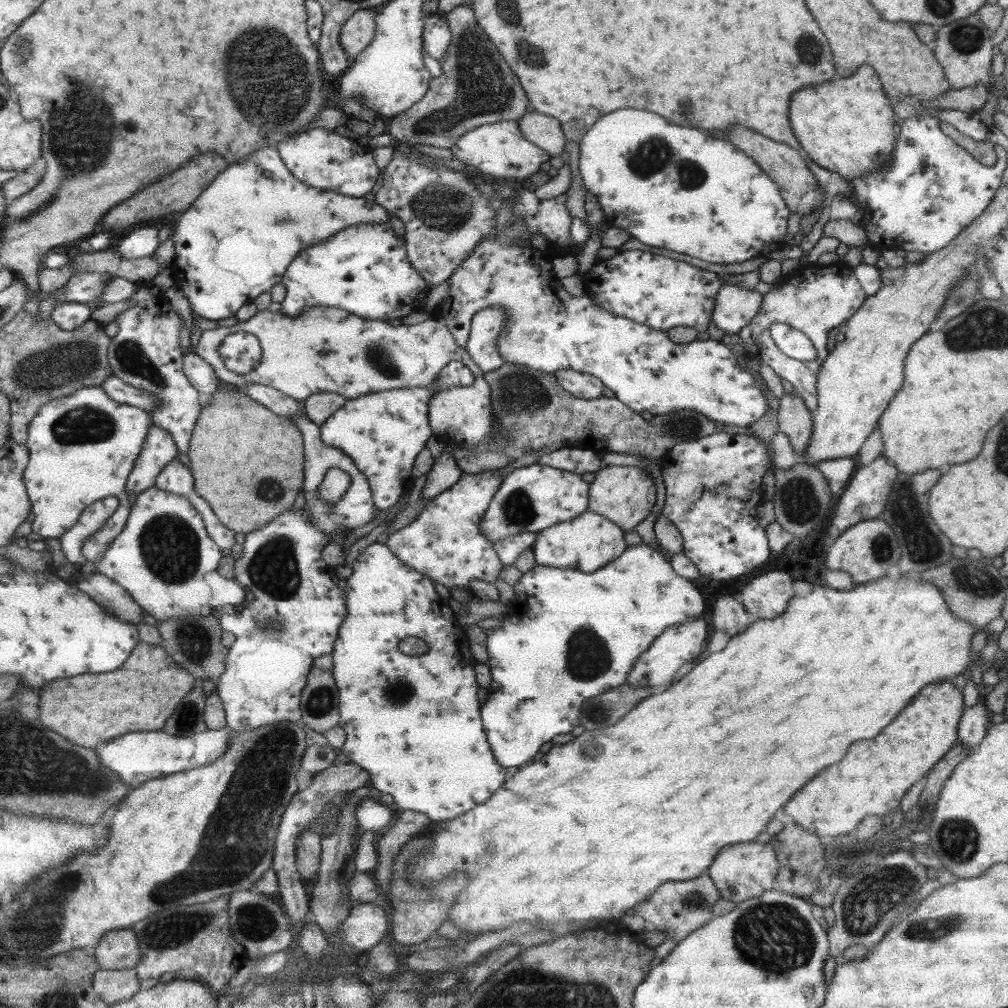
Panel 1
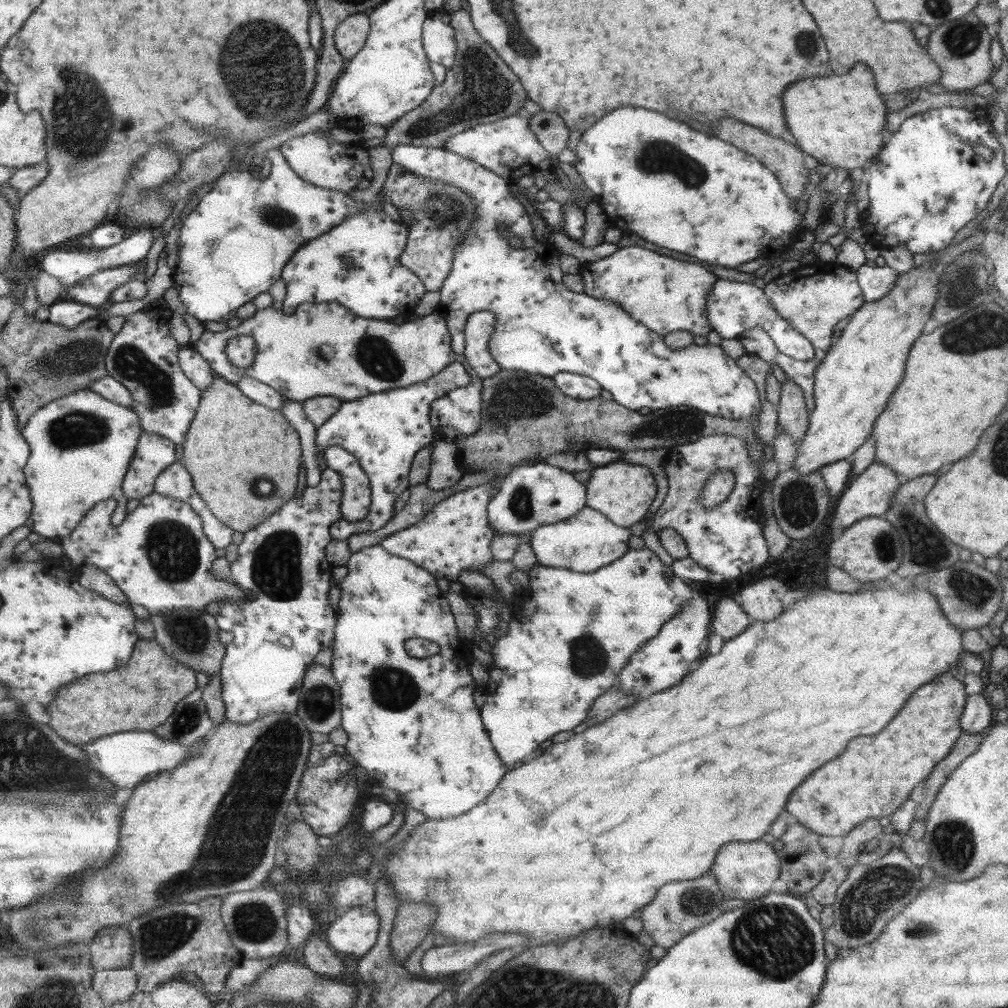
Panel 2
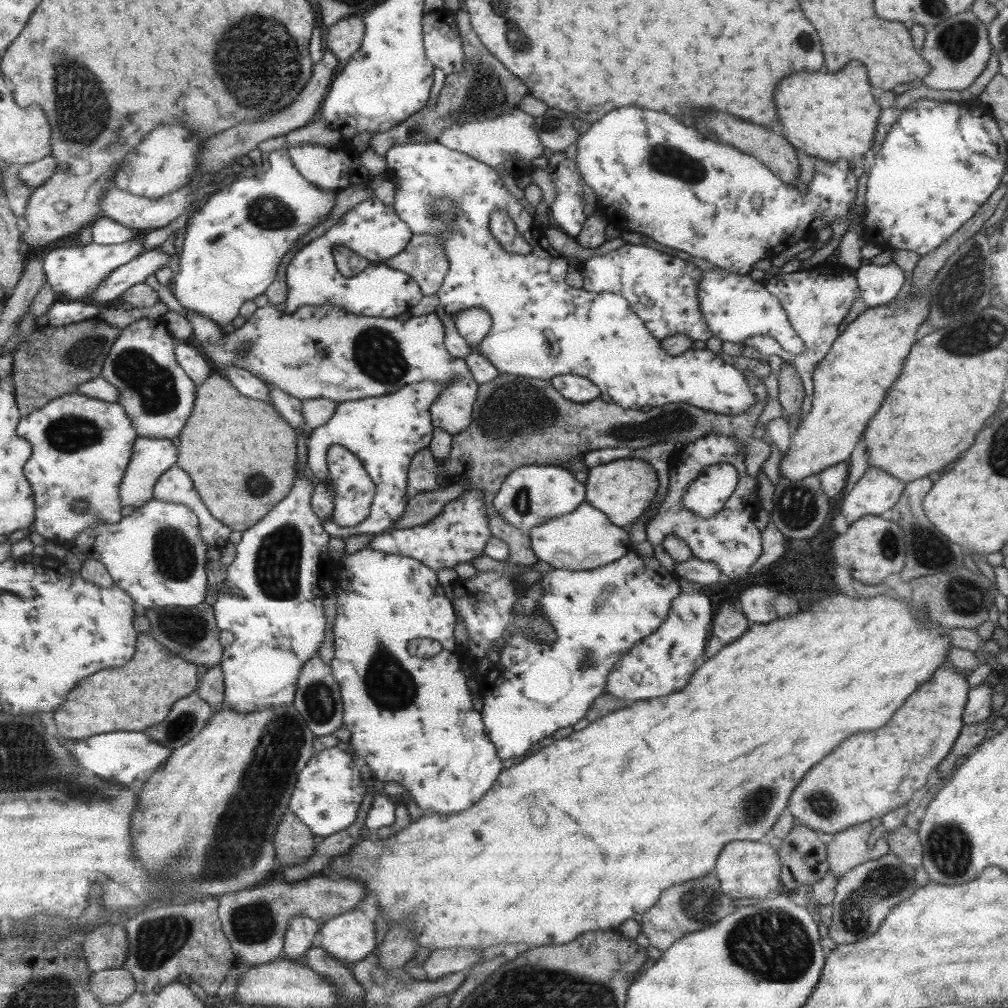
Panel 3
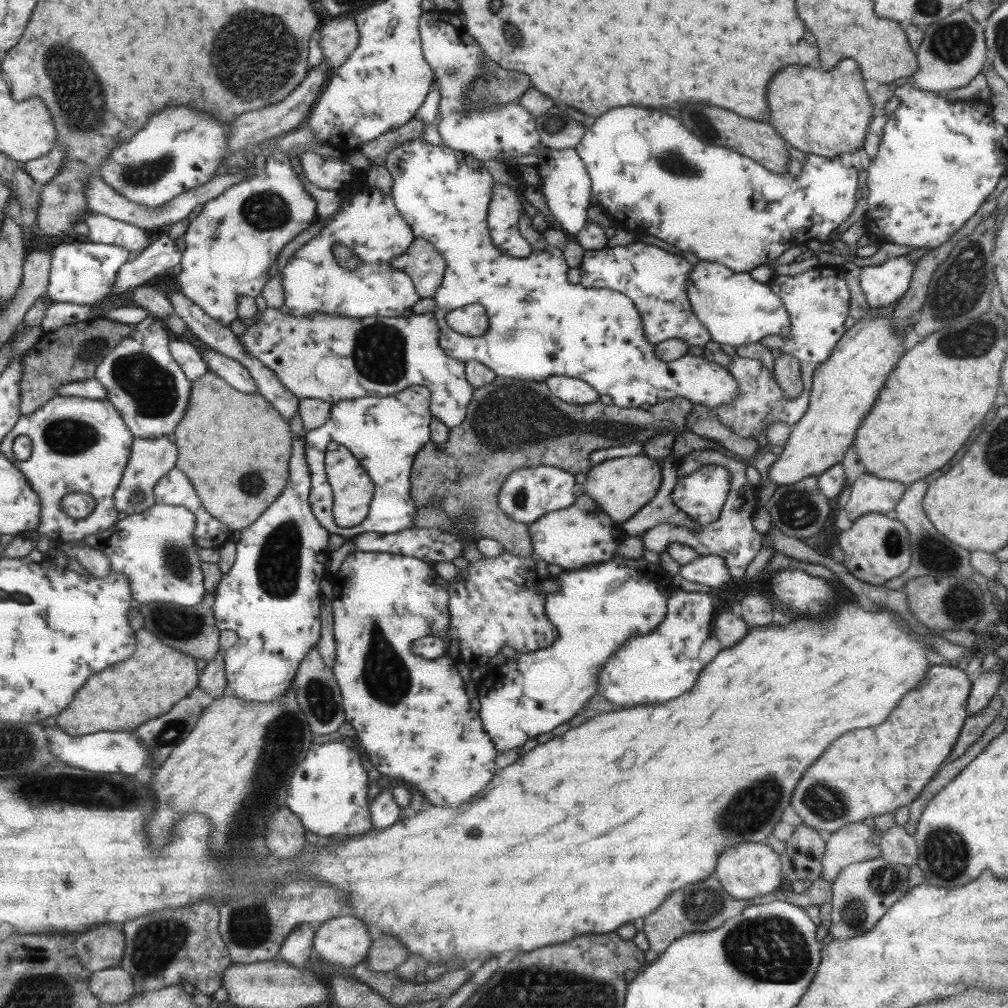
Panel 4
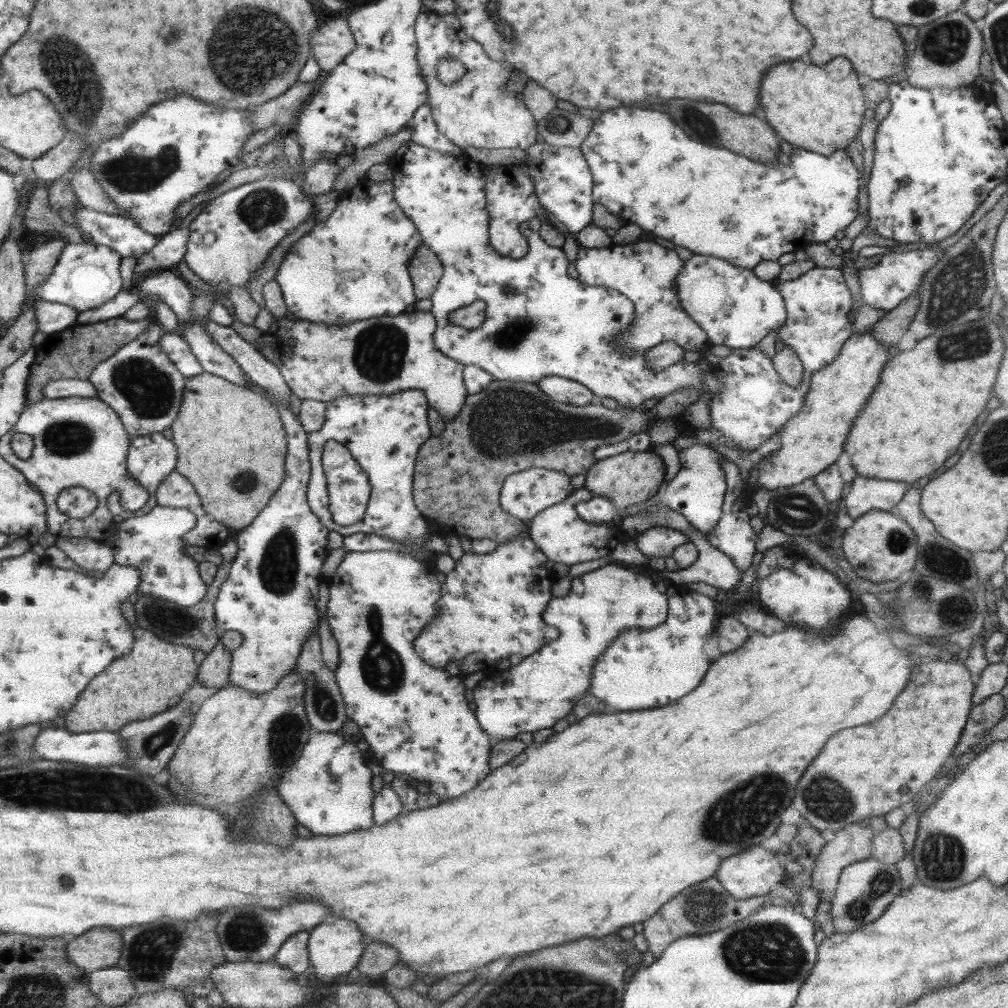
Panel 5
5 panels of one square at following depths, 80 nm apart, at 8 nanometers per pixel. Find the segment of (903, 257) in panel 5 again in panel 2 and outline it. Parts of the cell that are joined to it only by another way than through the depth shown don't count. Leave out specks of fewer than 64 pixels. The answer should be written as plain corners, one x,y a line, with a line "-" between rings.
863,261
863,265
858,267
855,273
865,301
884,298
894,288
899,275
888,266
877,266
866,261

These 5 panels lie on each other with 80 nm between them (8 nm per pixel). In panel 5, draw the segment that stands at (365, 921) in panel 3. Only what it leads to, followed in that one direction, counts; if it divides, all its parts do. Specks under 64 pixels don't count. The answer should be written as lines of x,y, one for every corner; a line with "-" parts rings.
332,918
316,925
309,933
307,946
310,964
314,967
316,978
322,982
330,982
357,968
358,961
364,952
364,940
366,938
360,934
358,926
349,920

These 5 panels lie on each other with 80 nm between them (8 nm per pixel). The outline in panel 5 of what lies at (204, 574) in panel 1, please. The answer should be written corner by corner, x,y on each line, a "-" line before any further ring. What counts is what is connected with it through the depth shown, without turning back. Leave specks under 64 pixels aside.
157,504
148,514
112,524
101,540
111,546
116,564
133,566
140,571
137,592
190,607
198,604
206,596
208,588
201,579
198,563
182,551
186,546
182,540
193,533
196,526
197,518
192,511

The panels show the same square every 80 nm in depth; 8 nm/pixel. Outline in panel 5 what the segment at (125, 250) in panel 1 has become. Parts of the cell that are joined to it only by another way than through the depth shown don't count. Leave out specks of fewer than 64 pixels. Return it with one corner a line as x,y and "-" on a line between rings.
66,244
53,271
40,287
34,289
36,299
57,302
76,309
79,313
112,300
122,290
120,254
108,246
93,244

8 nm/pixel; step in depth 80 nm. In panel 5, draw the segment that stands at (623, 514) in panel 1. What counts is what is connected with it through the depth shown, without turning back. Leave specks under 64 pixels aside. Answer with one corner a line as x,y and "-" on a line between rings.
652,449
628,451
596,461
585,474
585,486
593,495
606,496
617,510
625,510
651,498
665,482
665,464

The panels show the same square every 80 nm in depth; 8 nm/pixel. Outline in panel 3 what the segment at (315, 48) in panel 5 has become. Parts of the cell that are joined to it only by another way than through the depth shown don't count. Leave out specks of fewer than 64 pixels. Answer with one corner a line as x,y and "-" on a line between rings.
345,17
328,28
326,46
343,67
360,48
365,35
365,26
361,18

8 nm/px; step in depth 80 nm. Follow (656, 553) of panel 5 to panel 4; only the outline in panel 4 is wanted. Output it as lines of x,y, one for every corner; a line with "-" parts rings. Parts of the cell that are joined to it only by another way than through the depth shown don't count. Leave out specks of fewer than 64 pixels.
694,450
680,458
677,464
677,478
688,476
698,470
703,464
722,465
730,474
730,490
725,501
726,507
721,511
714,522
705,525
696,525
692,529
683,526
676,526
672,523
660,523
646,529
642,534
644,549
661,553
672,543
680,543
693,548
699,555
715,554
725,560
729,573
734,581
738,578
745,578
746,568
752,559
758,554
763,545
764,536
761,535
752,524
753,512
760,506
758,487
753,485
745,475
746,464
720,452
708,450

